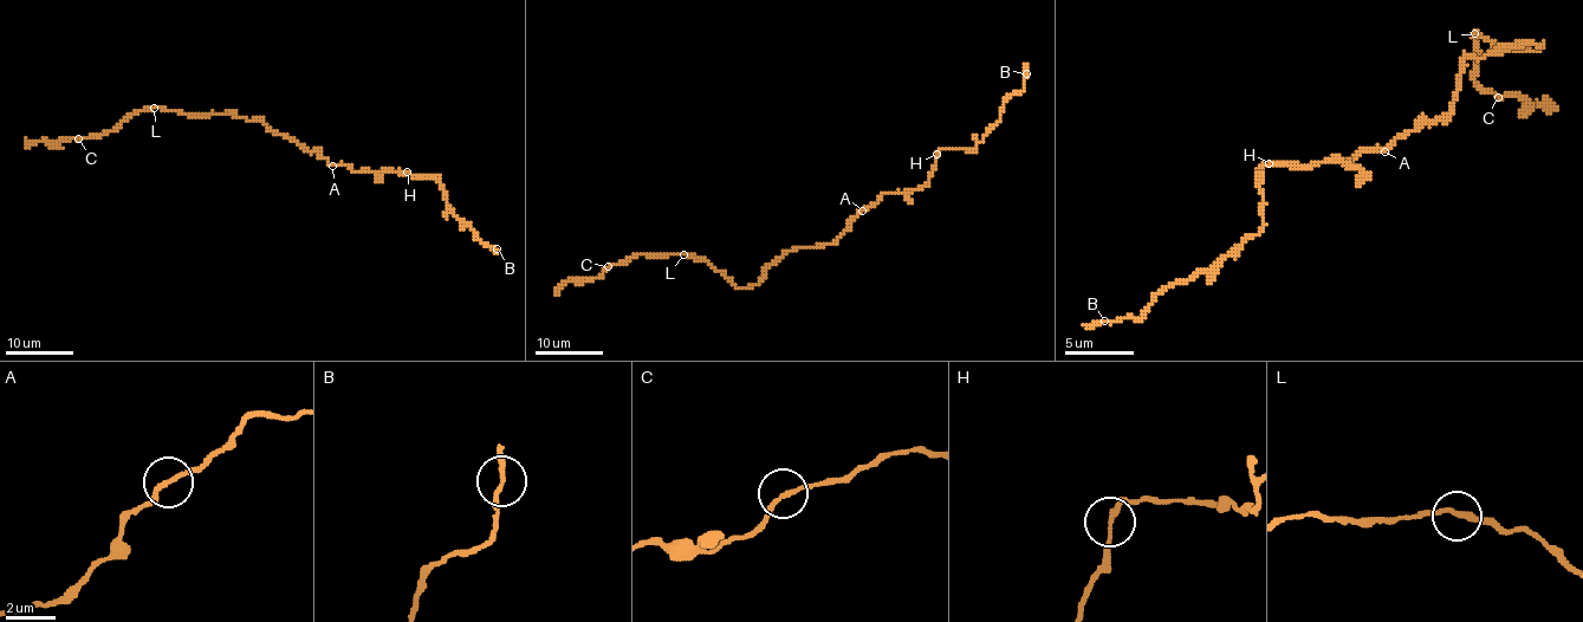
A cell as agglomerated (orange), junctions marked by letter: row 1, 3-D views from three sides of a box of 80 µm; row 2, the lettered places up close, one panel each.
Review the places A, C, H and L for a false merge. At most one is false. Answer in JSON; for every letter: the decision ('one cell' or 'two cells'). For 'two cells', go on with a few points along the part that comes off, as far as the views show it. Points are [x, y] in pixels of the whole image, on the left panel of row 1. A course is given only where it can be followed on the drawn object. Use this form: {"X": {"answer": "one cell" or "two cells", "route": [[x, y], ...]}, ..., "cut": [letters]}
{"A": {"answer": "one cell"}, "C": {"answer": "one cell"}, "H": {"answer": "one cell"}, "L": {"answer": "one cell"}, "cut": []}

